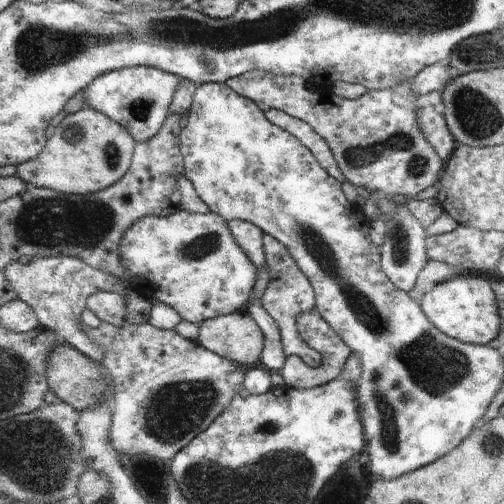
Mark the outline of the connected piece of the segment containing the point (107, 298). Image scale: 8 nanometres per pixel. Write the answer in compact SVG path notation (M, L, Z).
M95 292L86 300L86 307L94 312L98 318L107 323L123 327L127 324L126 315L126 294L118 294L113 292Z

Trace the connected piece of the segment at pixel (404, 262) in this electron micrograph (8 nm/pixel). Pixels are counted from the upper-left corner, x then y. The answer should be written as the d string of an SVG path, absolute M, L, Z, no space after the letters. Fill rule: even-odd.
M395 196L393 199L396 205L396 212L384 213L380 219L386 223L387 234L384 243L380 246L380 258L382 270L386 276L396 285L397 289L403 290L410 294L413 292L415 282L418 275L428 264L427 250L425 240L427 230L420 224L417 218L414 218L408 210L406 210L406 200L403 197Z

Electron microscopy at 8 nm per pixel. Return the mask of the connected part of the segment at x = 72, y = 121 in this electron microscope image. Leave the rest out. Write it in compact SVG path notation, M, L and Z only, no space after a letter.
M90 106L66 114L35 159L20 163L15 176L28 186L44 187L69 195L104 190L118 183L131 168L136 140L123 125Z

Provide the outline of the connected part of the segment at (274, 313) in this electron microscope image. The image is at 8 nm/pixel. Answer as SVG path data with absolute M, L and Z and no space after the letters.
M263 233L263 251L265 266L269 270L270 281L261 297L263 309L276 322L283 353L289 356L300 357L308 366L316 367L321 363L321 356L317 350L311 349L302 340L297 327L297 318L306 311L315 308L315 292L308 277L300 270L289 250L273 236Z

